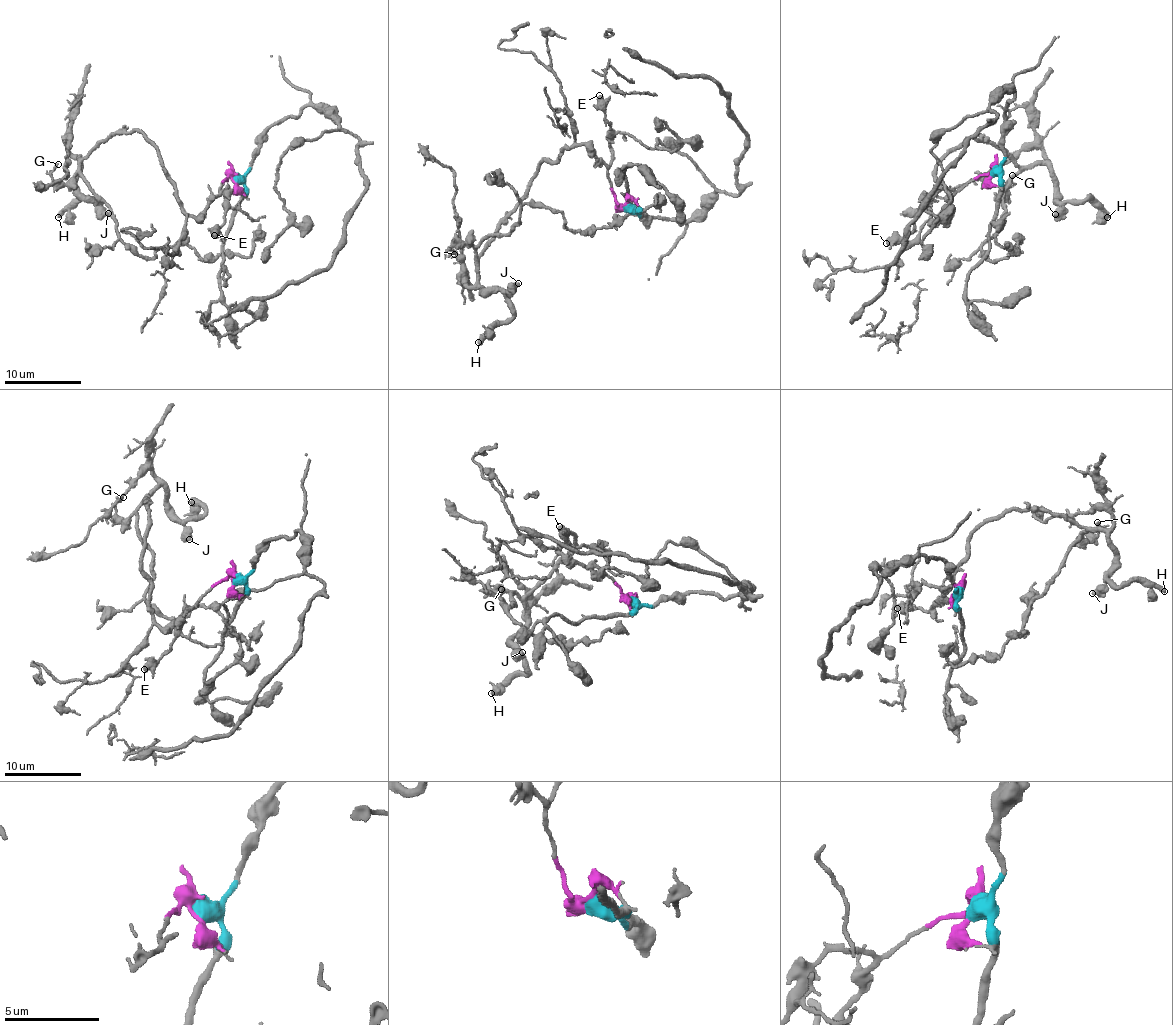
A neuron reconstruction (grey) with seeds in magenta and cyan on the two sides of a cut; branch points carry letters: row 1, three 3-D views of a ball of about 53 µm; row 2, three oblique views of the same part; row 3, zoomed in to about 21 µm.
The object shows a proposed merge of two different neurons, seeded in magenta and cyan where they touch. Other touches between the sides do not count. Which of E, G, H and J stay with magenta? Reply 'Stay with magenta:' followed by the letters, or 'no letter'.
Stay with magenta: E, G, H, J

